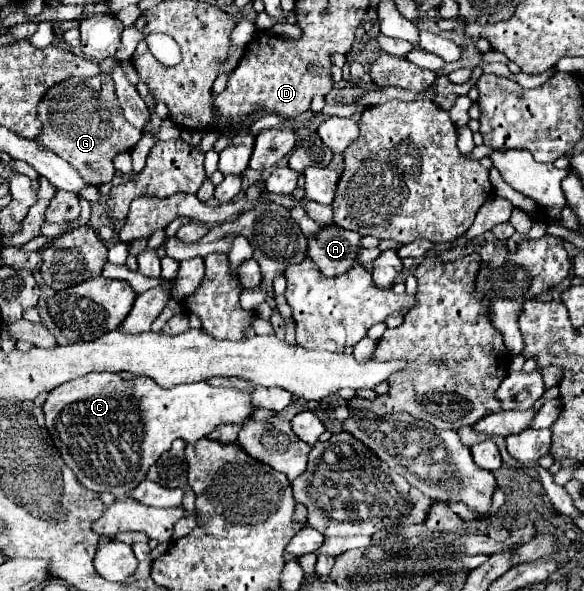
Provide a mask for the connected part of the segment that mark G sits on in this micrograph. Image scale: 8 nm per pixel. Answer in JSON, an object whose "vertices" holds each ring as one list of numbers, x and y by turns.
{"vertices":[[98,73,88,79,74,77,50,87,38,103,38,121,42,123,42,131,36,141,68,161,88,183,94,183,96,187,112,181,114,157,122,151,130,151,142,137,142,131,124,119,114,93,114,81,108,73]]}

